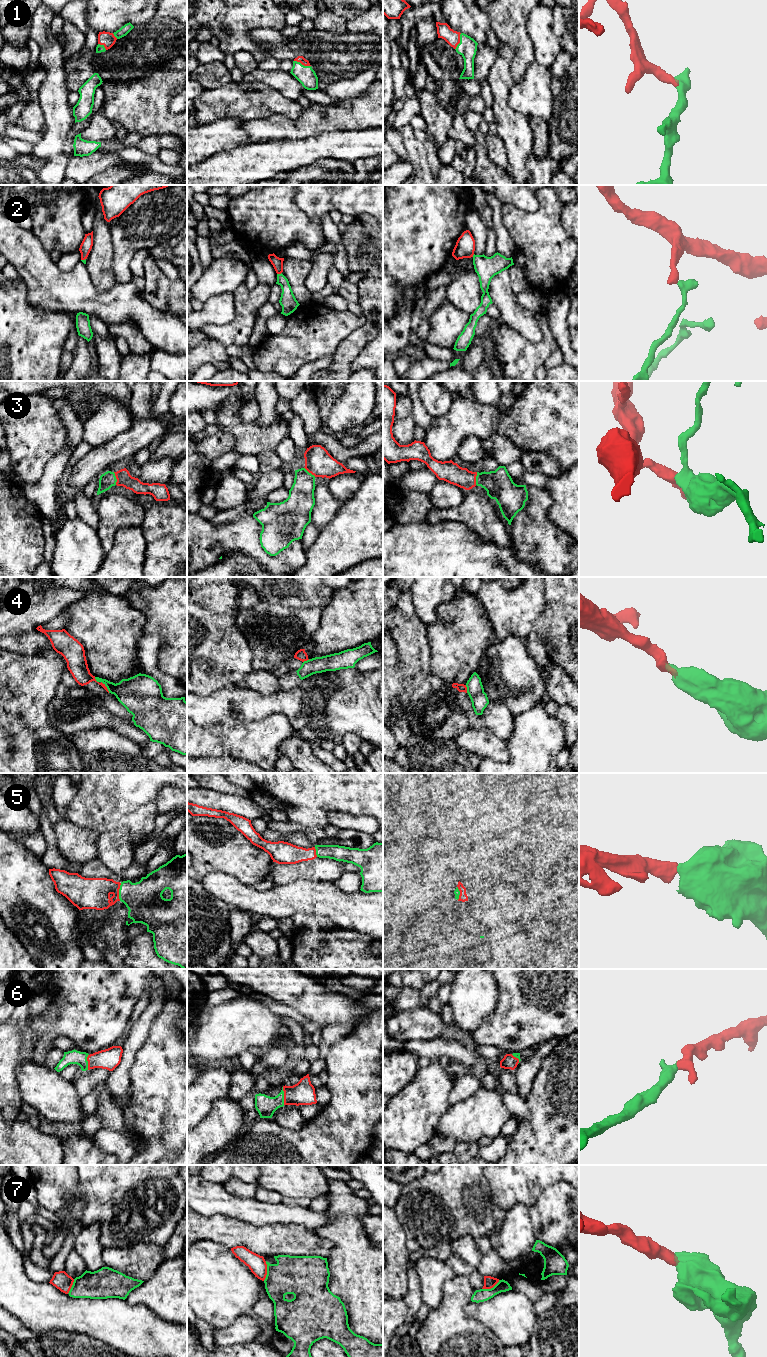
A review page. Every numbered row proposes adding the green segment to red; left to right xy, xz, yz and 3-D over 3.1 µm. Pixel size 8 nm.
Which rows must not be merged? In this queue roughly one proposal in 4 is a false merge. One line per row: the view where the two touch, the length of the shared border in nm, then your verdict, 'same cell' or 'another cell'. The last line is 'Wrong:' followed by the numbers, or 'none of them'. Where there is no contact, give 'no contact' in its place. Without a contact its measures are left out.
1: meets red in xz; contact 140 nm long; same cell
2: meets red in xz; contact 40 nm long; another cell
3: meets red in xy; contact 110 nm long; same cell
4: meets red in xy; contact 120 nm long; another cell
5: meets red in xy; contact 140 nm long; same cell
6: meets red in xz; contact 140 nm long; same cell
7: meets red in xz; contact 160 nm long; another cell
Wrong: 2, 4, 7

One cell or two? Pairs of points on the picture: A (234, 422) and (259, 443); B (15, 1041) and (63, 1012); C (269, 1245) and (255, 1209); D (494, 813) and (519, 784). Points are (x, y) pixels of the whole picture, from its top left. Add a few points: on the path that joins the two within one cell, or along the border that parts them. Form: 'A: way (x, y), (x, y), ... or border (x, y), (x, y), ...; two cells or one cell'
A: way (240, 428), (253, 439); one cell
B: border (36, 1017), (33, 1027), (38, 1039), (33, 1051); two cells
C: border (238, 1219), (254, 1225), (285, 1225); two cells
D: way (497, 806), (512, 791); one cell

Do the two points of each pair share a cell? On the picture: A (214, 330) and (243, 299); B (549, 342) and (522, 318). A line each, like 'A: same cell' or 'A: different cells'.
A: same cell
B: different cells

